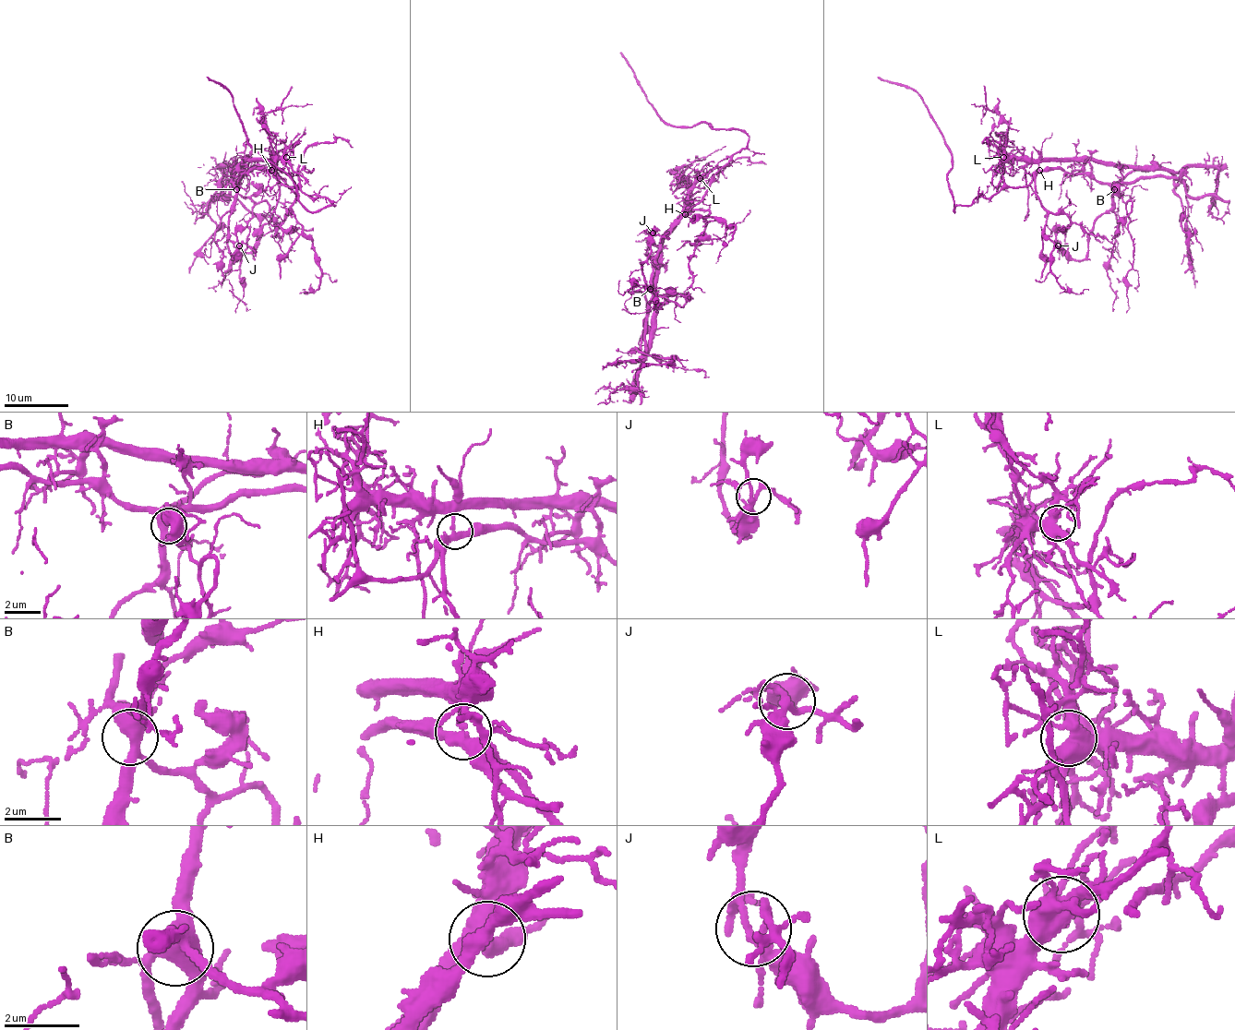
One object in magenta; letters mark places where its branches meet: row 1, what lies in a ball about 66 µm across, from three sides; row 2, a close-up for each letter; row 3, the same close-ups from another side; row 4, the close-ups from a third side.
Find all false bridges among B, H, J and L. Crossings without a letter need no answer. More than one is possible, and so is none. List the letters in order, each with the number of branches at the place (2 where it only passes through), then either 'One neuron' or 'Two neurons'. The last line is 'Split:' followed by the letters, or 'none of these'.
B: Branches: 4. One neuron
H: Branches: 3. Two neurons
J: Branches: 4. One neuron
L: Branches: 5. One neuron
Split: H

